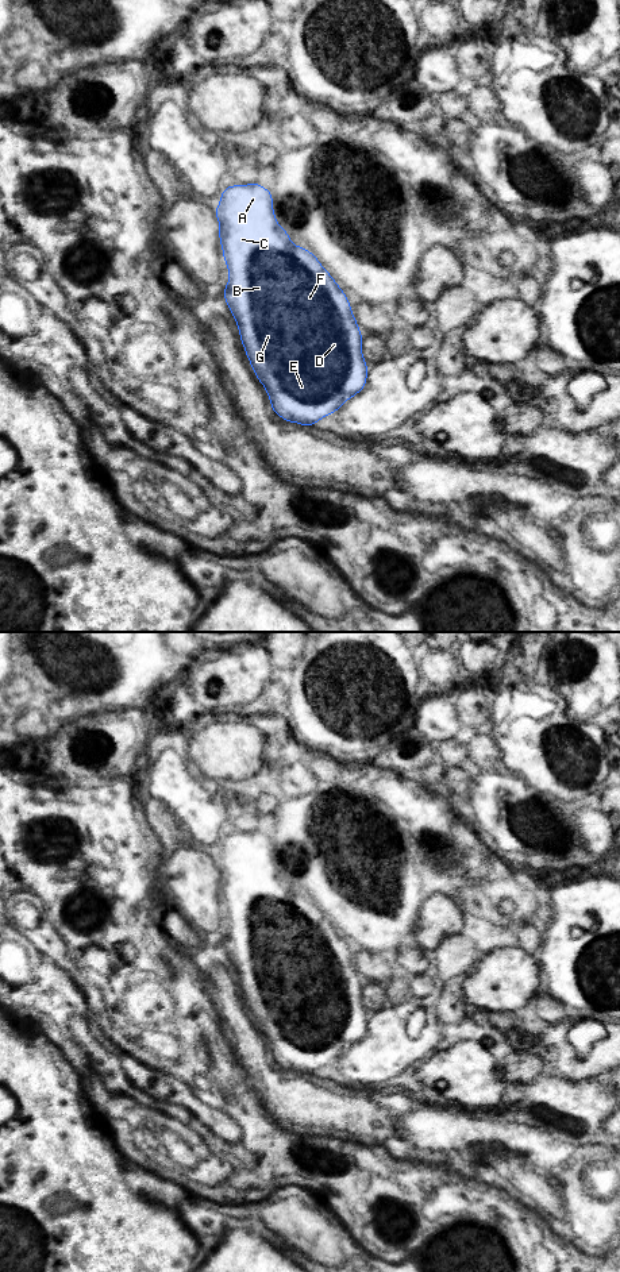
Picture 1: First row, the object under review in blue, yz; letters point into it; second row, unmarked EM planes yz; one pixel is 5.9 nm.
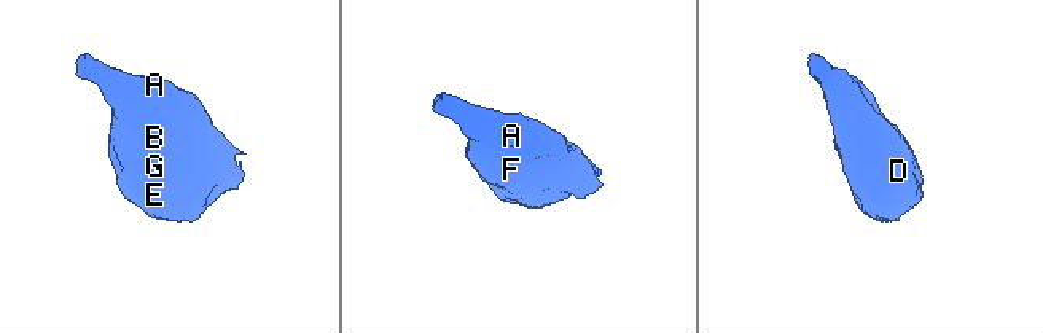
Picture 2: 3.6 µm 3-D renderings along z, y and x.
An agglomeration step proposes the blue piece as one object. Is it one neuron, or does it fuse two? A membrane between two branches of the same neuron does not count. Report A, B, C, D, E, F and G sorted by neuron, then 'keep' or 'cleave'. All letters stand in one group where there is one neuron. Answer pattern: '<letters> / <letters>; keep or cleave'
A B C D E F G; keep

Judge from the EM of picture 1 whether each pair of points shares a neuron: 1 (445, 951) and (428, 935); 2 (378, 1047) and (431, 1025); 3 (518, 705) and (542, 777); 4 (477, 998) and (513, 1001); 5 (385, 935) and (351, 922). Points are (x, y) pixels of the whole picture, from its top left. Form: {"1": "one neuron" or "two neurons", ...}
{"1": "two neurons", "2": "one neuron", "3": "one neuron", "4": "one neuron", "5": "one neuron"}

